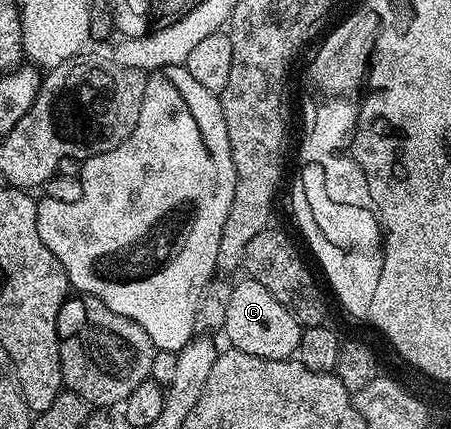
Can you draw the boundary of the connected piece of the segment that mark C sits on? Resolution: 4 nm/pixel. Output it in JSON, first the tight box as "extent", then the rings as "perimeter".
{"extent":[223,276,303,360],"perimeter":[[[248,276],[242,277],[241,283],[233,286],[231,296],[227,300],[227,316],[223,334],[229,337],[228,345],[239,352],[247,352],[251,356],[259,356],[267,360],[283,360],[296,355],[297,345],[301,339],[303,327],[259,284]]]}

